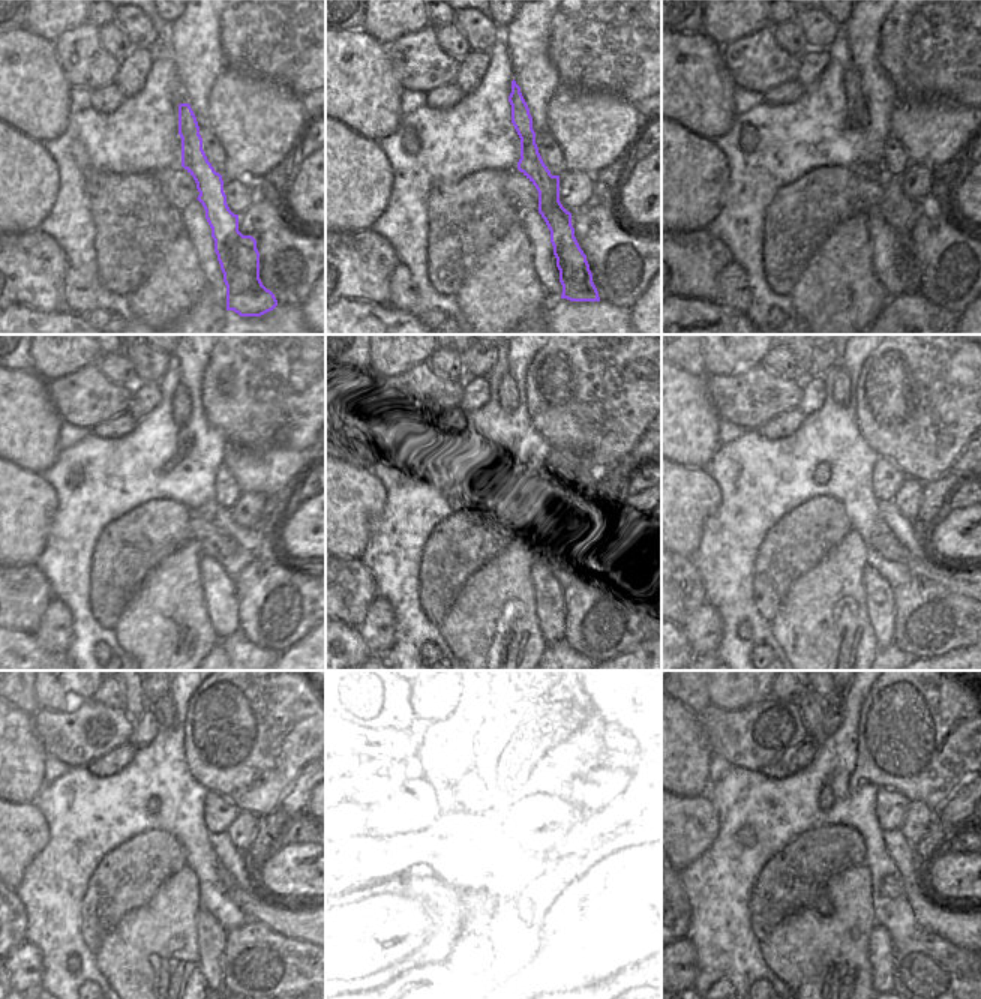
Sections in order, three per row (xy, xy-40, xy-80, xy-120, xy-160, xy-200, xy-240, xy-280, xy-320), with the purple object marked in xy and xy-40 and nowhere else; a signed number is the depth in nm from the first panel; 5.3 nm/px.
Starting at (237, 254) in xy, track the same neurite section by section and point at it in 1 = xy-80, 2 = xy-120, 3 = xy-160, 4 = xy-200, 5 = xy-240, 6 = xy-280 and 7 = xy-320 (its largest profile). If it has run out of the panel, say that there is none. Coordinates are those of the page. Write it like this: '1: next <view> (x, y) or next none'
1: next xy-80 (857, 111)
2: next xy-120 (180, 401)
3: next xy-160 (507, 393)
4: next xy-200 (836, 380)
5: next xy-240 (164, 708)
6: next xy-280 (498, 704)
7: next xy-320 (833, 705)

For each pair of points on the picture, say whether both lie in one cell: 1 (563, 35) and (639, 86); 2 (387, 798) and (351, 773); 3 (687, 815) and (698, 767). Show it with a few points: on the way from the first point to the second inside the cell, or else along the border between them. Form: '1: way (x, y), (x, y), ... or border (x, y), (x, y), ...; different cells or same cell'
1: way (582, 35), (588, 35), (620, 66); same cell
2: border (380, 756), (375, 791), (371, 797); different cells
3: border (705, 792), (677, 795); different cells

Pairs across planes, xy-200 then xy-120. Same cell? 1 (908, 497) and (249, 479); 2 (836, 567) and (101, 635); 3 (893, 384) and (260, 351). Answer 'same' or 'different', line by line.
1: different
2: different
3: same

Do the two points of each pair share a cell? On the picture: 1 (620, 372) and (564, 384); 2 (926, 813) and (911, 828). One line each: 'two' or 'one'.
1: one
2: one

